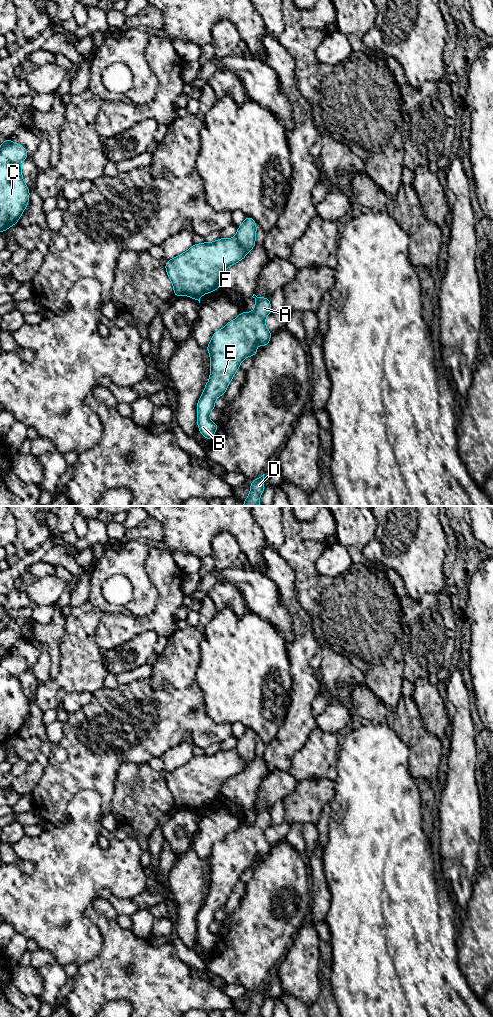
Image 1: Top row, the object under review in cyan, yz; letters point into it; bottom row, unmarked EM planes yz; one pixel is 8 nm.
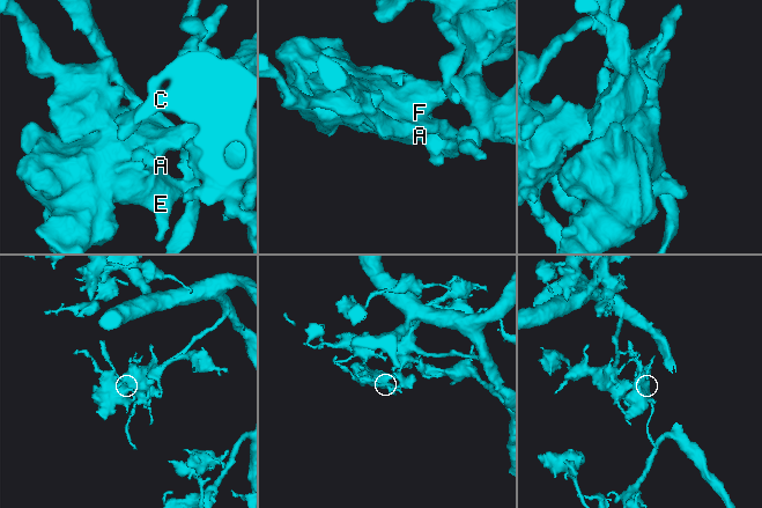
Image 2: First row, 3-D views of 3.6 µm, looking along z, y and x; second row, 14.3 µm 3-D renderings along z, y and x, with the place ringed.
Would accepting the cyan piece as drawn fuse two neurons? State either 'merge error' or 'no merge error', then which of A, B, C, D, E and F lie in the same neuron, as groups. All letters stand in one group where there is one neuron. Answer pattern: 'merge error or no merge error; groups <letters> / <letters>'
merge error; groups A B C E F / D

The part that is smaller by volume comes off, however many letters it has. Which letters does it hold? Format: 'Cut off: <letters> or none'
Cut off: D

